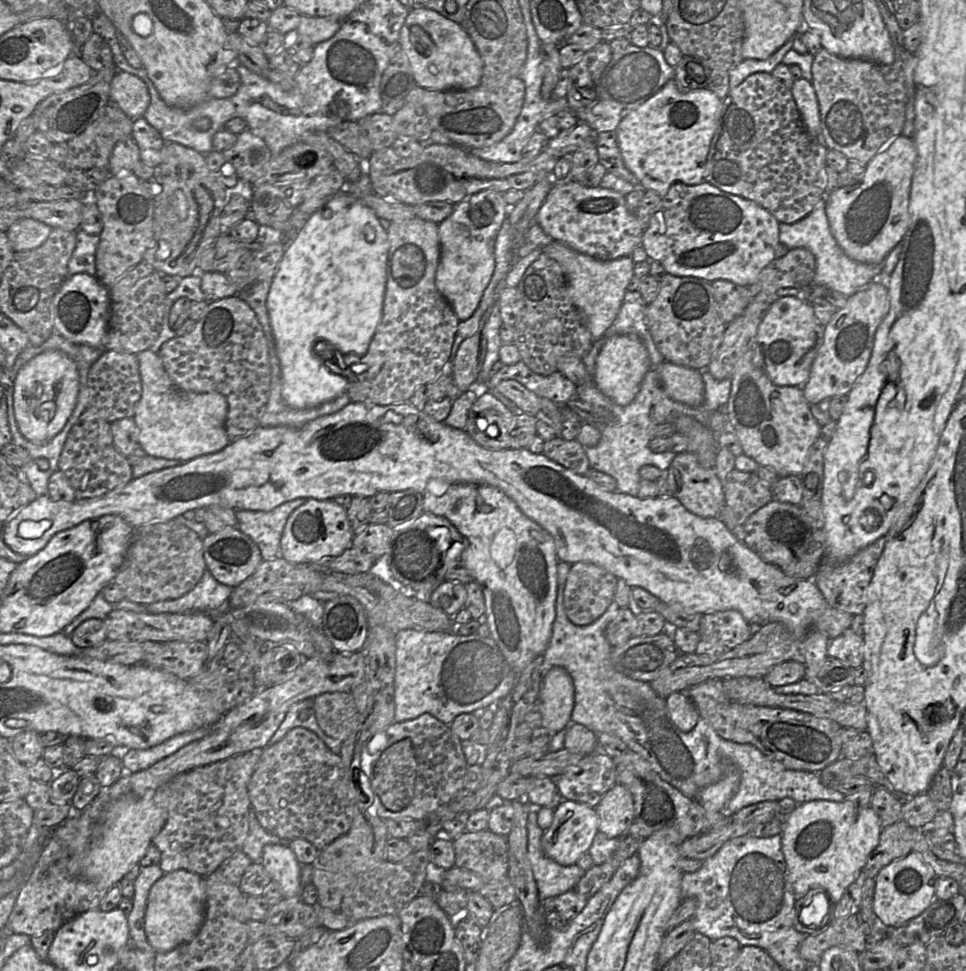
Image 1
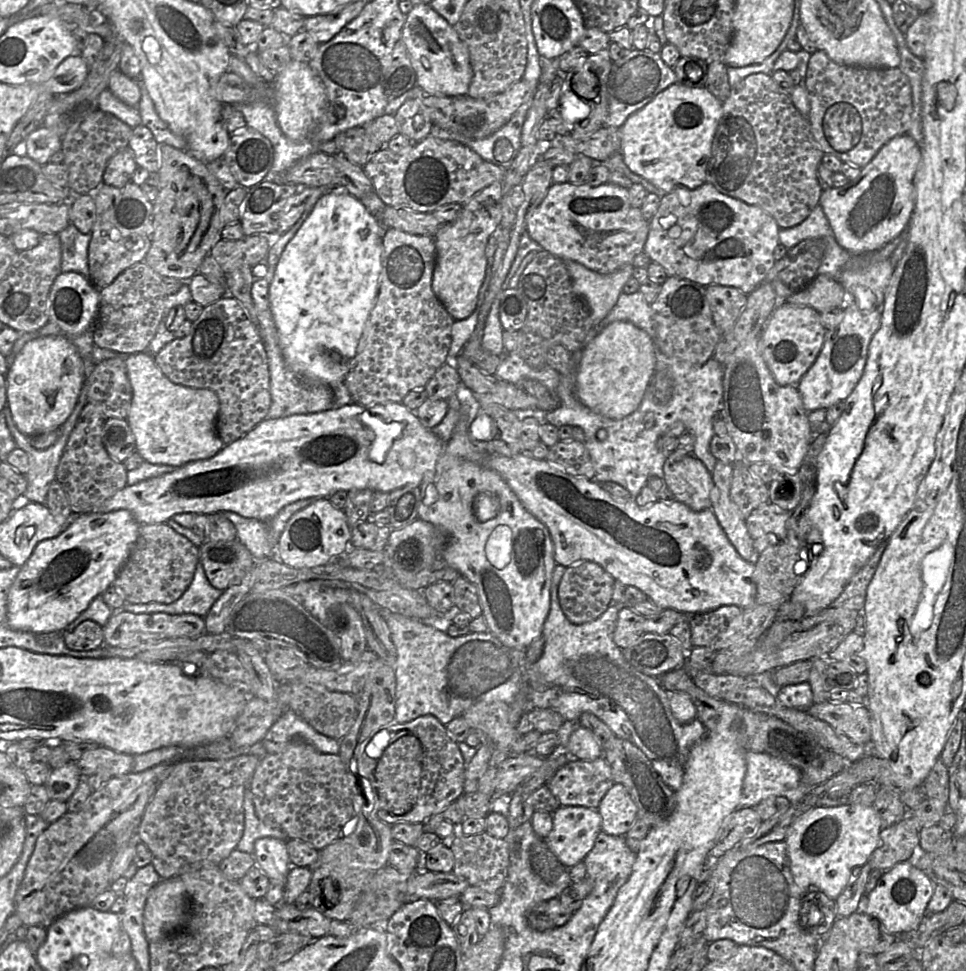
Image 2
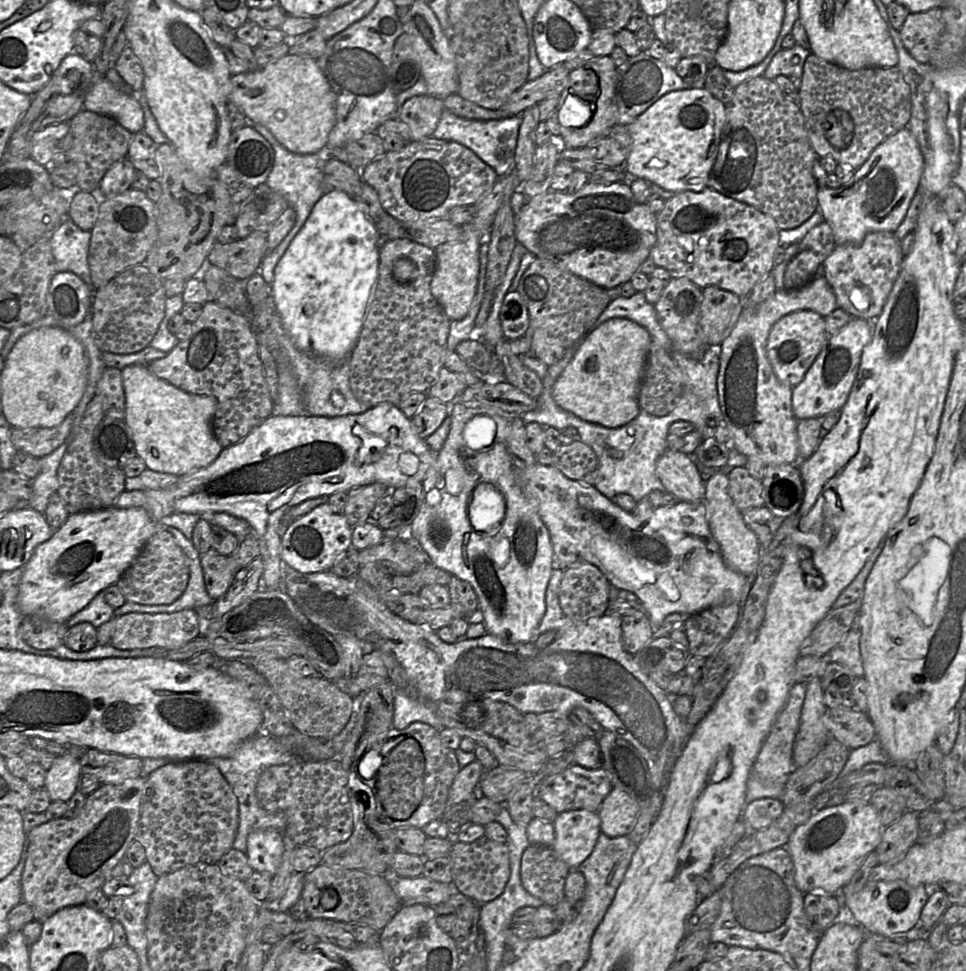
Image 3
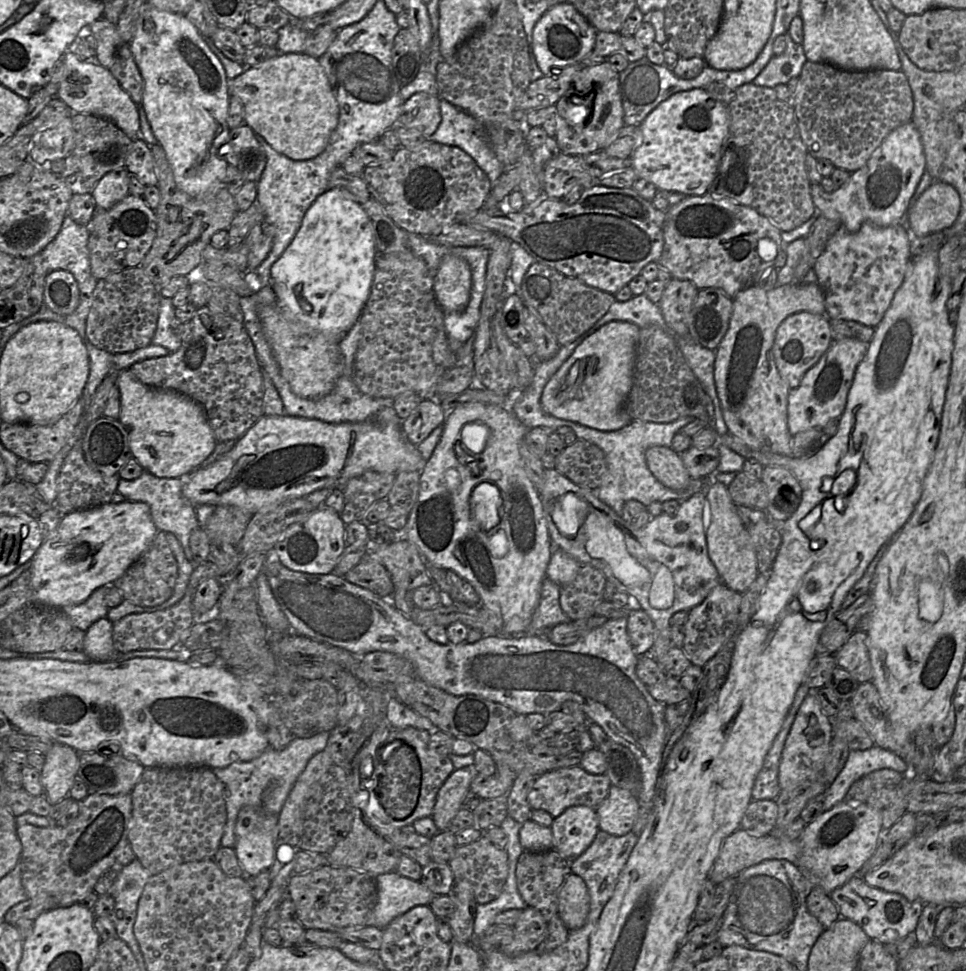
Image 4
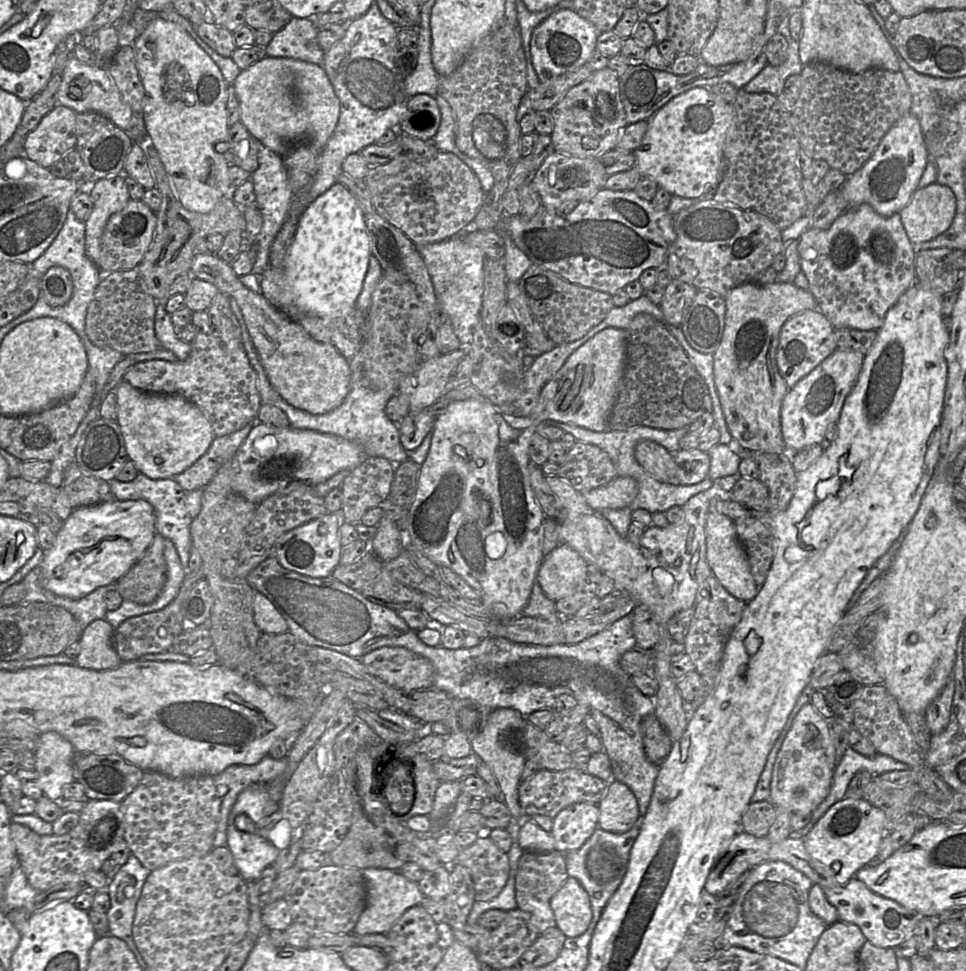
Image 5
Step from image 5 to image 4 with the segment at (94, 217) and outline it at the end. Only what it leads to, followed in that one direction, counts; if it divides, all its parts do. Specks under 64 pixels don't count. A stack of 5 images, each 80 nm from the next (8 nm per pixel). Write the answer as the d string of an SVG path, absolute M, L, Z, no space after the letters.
M122 168L108 172L97 182L91 192L97 210L107 210L129 194L129 176Z

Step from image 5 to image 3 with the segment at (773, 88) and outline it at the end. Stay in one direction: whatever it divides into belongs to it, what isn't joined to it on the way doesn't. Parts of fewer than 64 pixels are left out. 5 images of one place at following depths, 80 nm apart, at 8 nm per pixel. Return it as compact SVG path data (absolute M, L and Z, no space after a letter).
M797 44L790 49L781 49L773 57L763 76L770 80L774 80L779 75L801 78L804 63L810 52L809 49L805 49Z

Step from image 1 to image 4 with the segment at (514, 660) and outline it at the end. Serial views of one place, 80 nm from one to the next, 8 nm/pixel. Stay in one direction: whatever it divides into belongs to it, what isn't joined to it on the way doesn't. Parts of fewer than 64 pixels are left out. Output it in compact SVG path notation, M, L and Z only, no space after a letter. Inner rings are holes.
M480 402L467 403L448 412L443 427L439 443L422 470L417 502L404 528L398 530L398 540L409 541L427 563L452 570L471 584L481 599L481 606L501 620L505 636L524 636L538 606L553 551L539 492L528 478L519 452L520 443L530 429L510 409ZM476 421L489 428L487 443L481 453L466 450L460 442L462 428ZM483 482L497 486L502 497L500 522L489 532L479 528L470 509L471 493Z

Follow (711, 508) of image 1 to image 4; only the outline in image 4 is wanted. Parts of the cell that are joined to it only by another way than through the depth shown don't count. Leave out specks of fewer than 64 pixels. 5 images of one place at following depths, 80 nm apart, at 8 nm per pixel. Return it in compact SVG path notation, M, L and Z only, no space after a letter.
M652 446L645 452L645 460L650 472L665 487L684 490L692 479L681 459L671 447Z

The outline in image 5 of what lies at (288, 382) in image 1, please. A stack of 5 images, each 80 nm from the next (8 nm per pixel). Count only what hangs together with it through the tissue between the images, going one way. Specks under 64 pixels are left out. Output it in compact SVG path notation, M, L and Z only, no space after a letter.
M335 183L303 212L286 258L286 284L297 307L319 317L338 317L354 308L370 256L370 239L358 201L344 185Z

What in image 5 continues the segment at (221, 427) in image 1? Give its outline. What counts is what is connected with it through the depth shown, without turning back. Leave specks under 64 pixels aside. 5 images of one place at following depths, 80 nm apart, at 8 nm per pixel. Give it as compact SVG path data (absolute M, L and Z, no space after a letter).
M124 380L116 394L116 421L128 458L148 478L167 479L182 473L207 452L216 437L204 412L181 395L141 391Z

